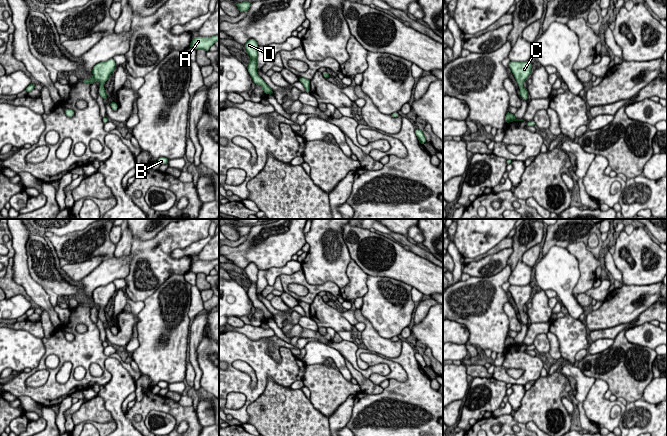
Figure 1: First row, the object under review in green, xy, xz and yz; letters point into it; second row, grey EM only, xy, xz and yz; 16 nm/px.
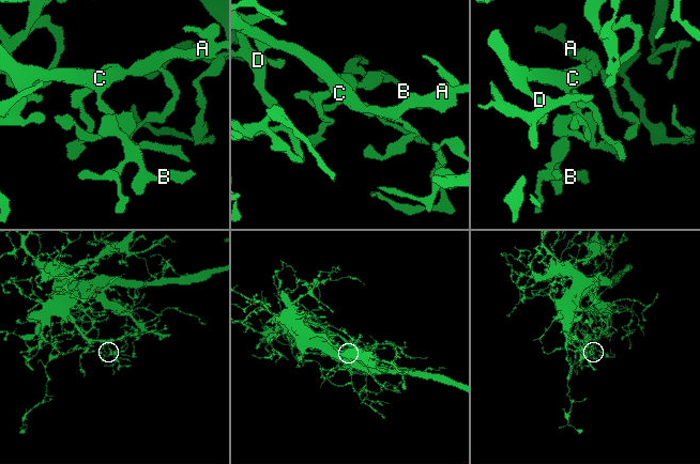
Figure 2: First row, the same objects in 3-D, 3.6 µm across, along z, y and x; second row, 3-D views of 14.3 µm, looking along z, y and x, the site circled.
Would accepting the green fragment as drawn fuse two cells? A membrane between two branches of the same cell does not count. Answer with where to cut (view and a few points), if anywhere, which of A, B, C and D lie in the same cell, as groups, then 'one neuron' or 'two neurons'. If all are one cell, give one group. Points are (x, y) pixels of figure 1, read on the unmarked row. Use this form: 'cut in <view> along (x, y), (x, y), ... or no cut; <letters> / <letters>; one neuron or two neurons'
no cut; A B C D; one neuron

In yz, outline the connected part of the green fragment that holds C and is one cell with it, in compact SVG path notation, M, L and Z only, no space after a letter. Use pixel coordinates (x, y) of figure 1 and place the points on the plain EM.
M530 284L525 286L511 285L509 287L509 292L511 293L517 307L519 310L520 319L524 324L528 324L528 315L523 311L523 306L528 303L531 297L532 288Z

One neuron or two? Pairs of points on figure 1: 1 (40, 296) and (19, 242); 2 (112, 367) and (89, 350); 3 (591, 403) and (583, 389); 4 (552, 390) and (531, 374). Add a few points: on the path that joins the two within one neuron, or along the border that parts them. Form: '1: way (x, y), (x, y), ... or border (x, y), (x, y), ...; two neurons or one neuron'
1: way (27, 283), (21, 276), (20, 255); one neuron
2: border (108, 356), (105, 368), (111, 378), (104, 385); two neurons
3: border (595, 379), (583, 402), (583, 410), (587, 418); two neurons
4: border (540, 377), (535, 381); two neurons

